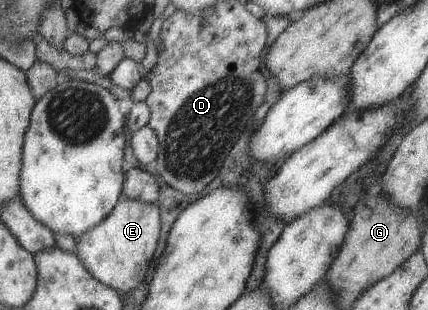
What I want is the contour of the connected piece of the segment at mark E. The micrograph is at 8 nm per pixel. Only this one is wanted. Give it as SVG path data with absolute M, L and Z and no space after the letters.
M138 167L126 170L115 206L96 225L74 239L77 258L94 279L118 293L136 287L146 273L147 262L156 247L160 217L158 216L158 184L154 177Z

